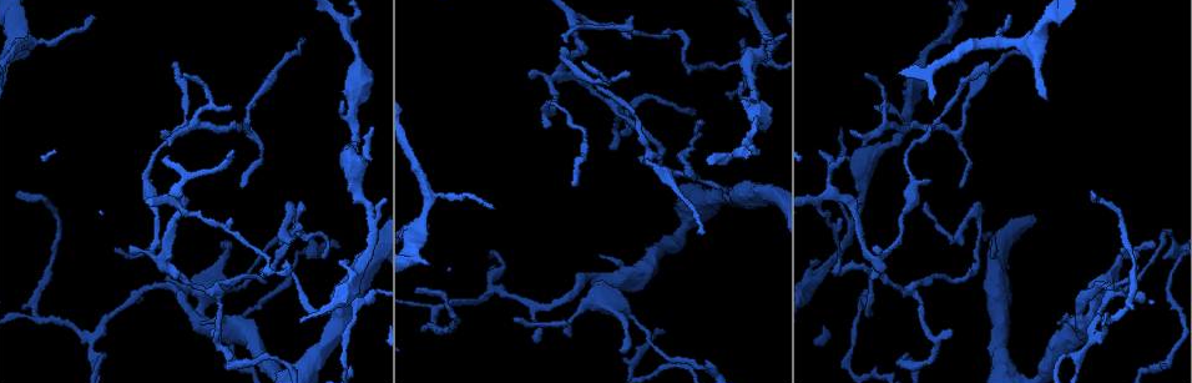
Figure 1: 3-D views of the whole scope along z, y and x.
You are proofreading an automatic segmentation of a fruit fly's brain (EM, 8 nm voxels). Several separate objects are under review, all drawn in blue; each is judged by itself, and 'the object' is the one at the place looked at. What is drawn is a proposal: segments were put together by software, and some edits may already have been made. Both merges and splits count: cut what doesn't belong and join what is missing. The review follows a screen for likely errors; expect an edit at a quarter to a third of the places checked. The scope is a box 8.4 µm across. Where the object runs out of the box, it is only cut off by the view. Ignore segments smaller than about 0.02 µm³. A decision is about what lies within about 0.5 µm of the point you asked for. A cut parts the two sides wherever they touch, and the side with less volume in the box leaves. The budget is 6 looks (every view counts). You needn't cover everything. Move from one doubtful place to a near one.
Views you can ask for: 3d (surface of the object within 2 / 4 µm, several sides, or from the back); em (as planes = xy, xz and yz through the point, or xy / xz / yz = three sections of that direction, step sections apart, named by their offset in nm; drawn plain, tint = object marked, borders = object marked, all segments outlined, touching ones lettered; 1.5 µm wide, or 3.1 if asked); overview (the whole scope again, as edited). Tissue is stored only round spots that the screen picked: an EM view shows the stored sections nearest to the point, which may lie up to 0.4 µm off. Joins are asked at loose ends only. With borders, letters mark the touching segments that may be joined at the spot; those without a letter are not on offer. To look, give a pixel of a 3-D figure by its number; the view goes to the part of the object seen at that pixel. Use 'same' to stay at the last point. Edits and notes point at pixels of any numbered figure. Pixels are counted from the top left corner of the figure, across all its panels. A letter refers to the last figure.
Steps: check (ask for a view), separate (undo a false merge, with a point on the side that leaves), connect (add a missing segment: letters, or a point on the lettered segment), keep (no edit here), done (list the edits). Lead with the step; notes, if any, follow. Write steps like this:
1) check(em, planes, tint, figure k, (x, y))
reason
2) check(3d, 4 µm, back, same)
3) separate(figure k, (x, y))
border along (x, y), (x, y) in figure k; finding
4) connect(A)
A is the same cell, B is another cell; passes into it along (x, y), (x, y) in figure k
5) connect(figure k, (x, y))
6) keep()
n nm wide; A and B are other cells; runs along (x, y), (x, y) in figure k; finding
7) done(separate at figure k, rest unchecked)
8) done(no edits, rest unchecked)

check(em, planes, borders, figure 1, (94, 16))
tapers out

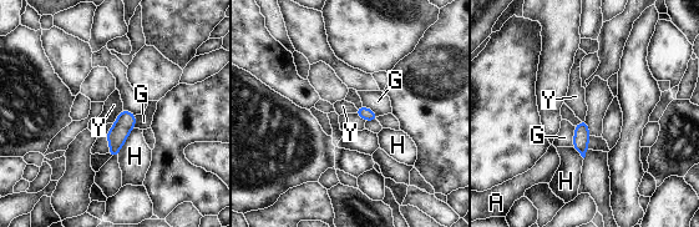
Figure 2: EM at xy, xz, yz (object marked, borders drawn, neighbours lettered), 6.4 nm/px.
keep()
A, G, H and Y are other cells; no lettered segment goes on from it

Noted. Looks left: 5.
check(em, planes, borders, figure 1, (559, 50))
tapers out

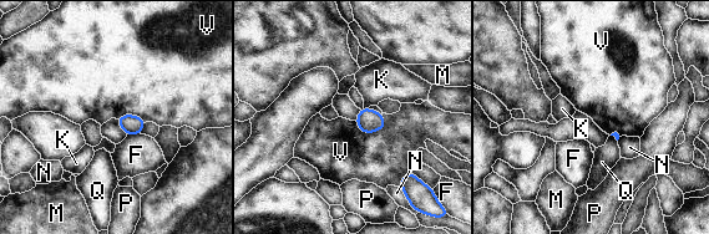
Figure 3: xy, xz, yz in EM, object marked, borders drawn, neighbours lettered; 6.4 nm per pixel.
keep()
F, K, M, N, P, Q and V are other cells; border along (354, 121), (363, 132), (385, 127) in figure 3; no lettered segment goes on from it

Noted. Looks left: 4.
check(em, xy, step 4, plain, figure 1, (343, 102))

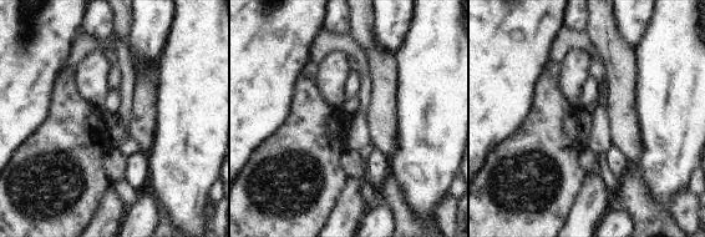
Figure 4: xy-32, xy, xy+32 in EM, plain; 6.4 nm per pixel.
check(em, xy, step 4, borders, same)
see the neighbours

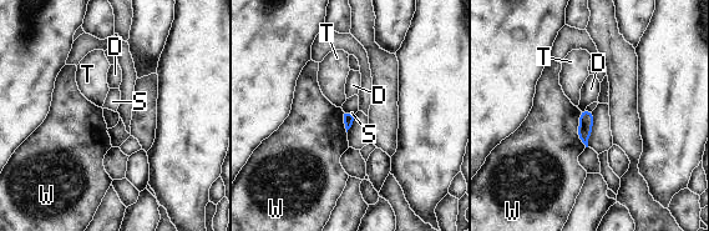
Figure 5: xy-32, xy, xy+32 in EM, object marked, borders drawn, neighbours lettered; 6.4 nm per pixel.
keep()
D, S, T and W are other cells; border along (585, 109), (581, 111) in figure 5; none of them fits

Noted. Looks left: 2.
done(no edits, rest unchecked)

